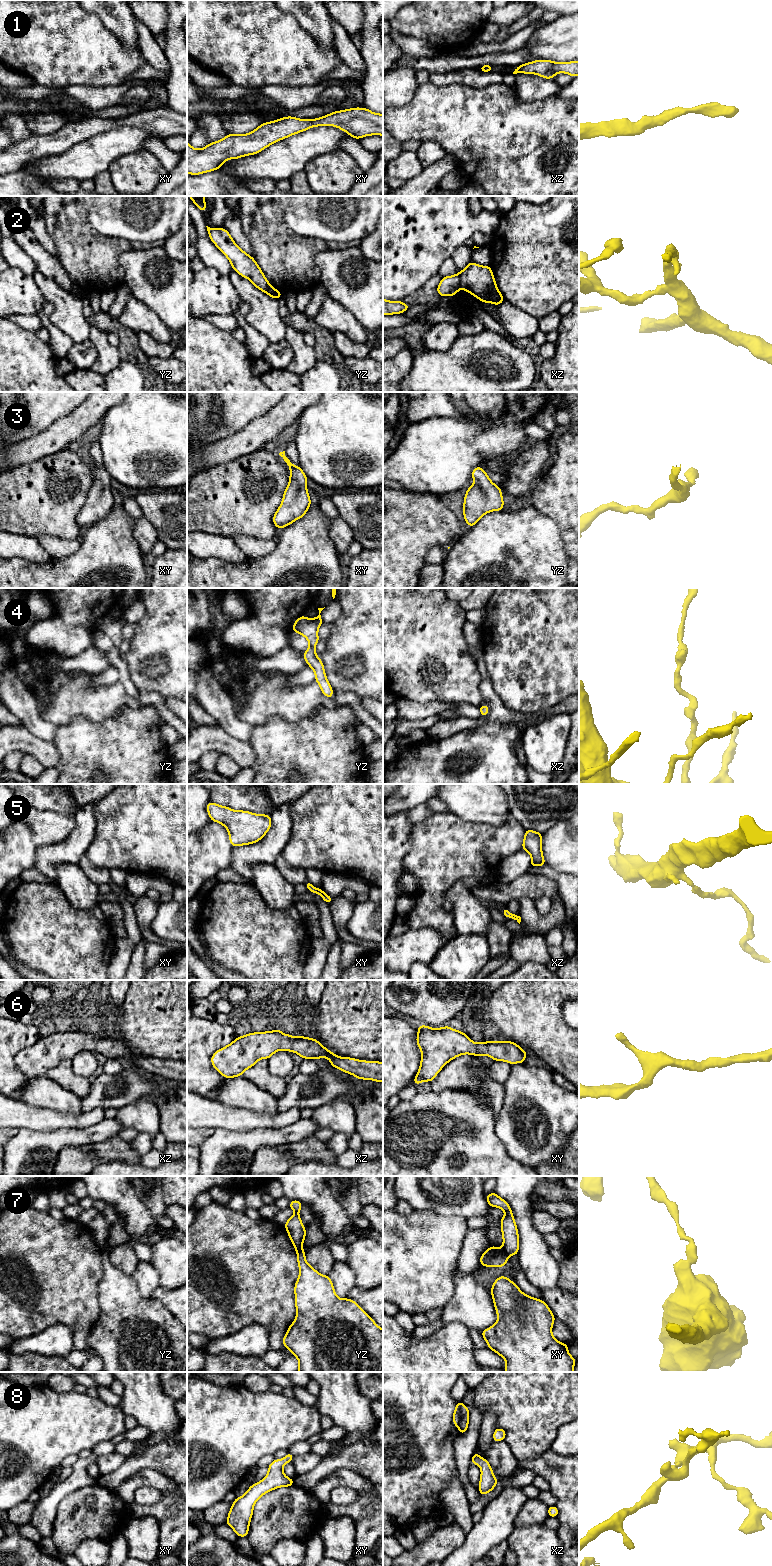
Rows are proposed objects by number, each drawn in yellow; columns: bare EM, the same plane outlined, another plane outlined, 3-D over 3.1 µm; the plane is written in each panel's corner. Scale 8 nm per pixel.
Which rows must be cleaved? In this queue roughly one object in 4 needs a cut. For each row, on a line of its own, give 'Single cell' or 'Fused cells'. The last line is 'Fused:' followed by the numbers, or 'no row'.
1: Single cell
2: Fused cells
3: Single cell
4: Single cell
5: Single cell
6: Single cell
7: Fused cells
8: Single cell
Fused: 2, 7

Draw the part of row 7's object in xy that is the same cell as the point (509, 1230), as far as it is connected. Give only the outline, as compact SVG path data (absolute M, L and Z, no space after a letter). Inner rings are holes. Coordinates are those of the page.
M491 1192L487 1195L486 1200L489 1206L498 1207L505 1211L504 1217L500 1219L503 1237L502 1248L509 1257L517 1255L519 1251L519 1235L510 1205L495 1192Z

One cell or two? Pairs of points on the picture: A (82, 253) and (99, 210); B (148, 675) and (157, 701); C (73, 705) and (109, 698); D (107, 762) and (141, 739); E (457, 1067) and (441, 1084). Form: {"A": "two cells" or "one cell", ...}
{"A": "two cells", "B": "two cells", "C": "one cell", "D": "one cell", "E": "one cell"}

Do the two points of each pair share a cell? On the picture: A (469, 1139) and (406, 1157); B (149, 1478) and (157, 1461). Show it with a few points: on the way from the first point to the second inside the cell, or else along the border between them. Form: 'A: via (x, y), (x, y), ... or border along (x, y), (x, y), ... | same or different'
A: via (453, 1139), (443, 1146), (431, 1149), (422, 1157) | same
B: border along (130, 1475), (143, 1469), (155, 1469), (174, 1480) | different

